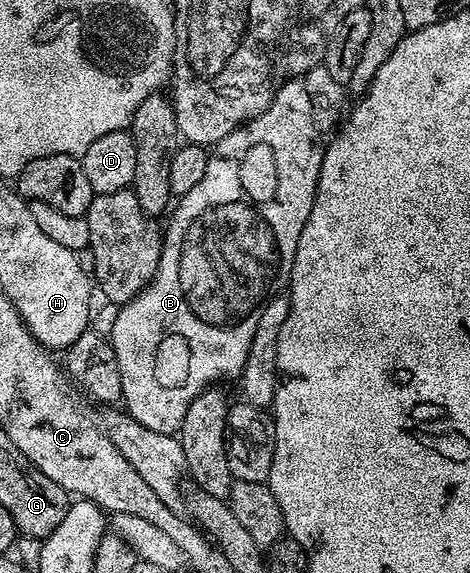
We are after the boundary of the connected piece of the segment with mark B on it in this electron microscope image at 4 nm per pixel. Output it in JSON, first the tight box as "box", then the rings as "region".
{"box":[111,80,323,434],"region":[[[290,80],[282,84],[277,90],[277,95],[273,98],[273,103],[268,106],[258,118],[253,118],[245,125],[240,126],[235,132],[231,132],[227,136],[223,136],[221,142],[216,143],[212,147],[209,163],[207,164],[207,172],[203,172],[203,180],[199,180],[199,184],[195,184],[195,188],[191,188],[191,192],[180,195],[179,201],[181,202],[172,211],[173,219],[169,222],[169,227],[164,227],[163,241],[161,244],[161,255],[159,256],[159,264],[157,265],[157,271],[155,276],[148,279],[147,285],[137,293],[137,295],[130,300],[130,302],[124,303],[120,307],[121,310],[117,314],[117,319],[113,322],[113,334],[111,333],[111,341],[115,348],[115,360],[119,360],[119,376],[123,376],[123,392],[121,397],[123,399],[124,409],[127,411],[130,418],[135,419],[139,424],[143,424],[149,430],[154,430],[160,434],[168,434],[176,431],[181,425],[183,416],[187,416],[187,408],[191,403],[197,399],[203,391],[210,389],[220,378],[233,378],[236,379],[241,373],[241,369],[245,366],[247,360],[247,352],[251,348],[251,340],[255,336],[255,328],[259,328],[259,316],[263,316],[263,308],[272,299],[278,297],[288,287],[289,274],[293,270],[293,261],[295,260],[295,248],[299,244],[299,232],[303,232],[303,224],[307,224],[307,216],[311,216],[311,208],[315,204],[315,192],[317,191],[317,181],[319,180],[319,172],[321,171],[321,156],[323,153],[323,142],[320,142],[319,131],[315,120],[311,116],[311,100],[307,97],[307,88],[304,81]]]}

